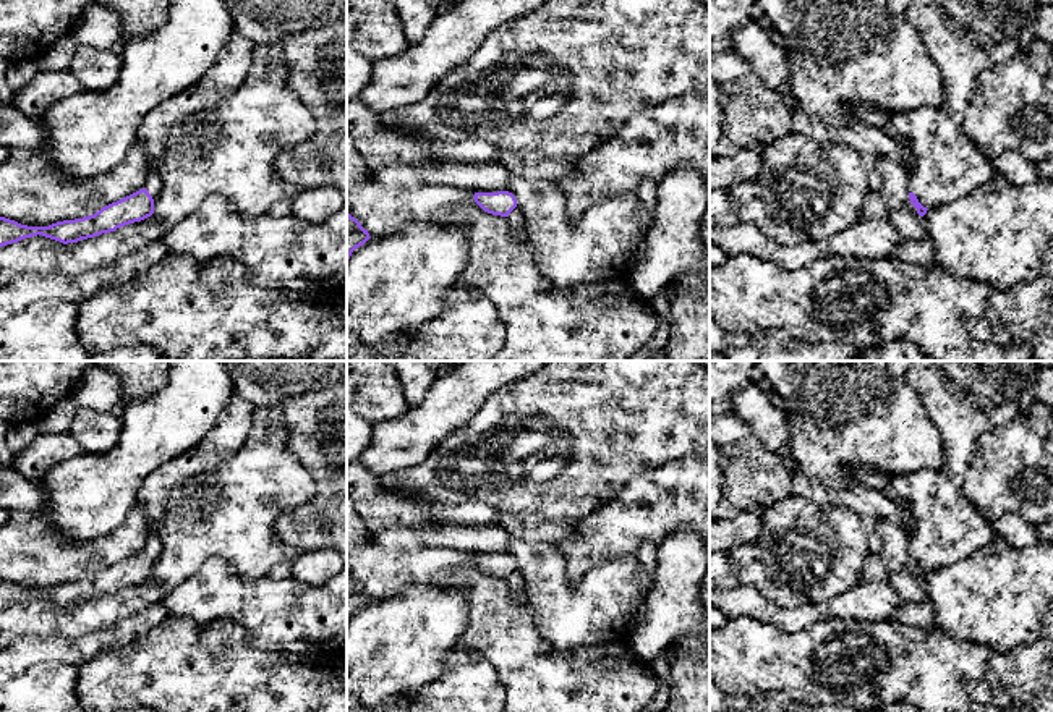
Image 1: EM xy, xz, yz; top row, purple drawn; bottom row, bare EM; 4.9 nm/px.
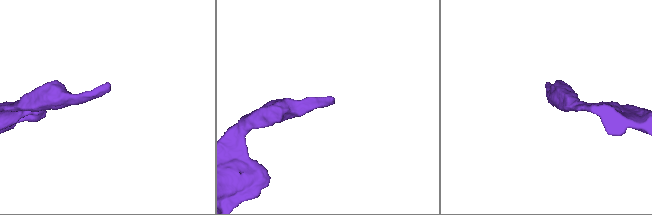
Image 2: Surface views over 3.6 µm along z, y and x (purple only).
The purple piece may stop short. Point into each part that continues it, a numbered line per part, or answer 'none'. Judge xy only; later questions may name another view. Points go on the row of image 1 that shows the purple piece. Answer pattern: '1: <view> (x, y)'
1: xy (219, 81)

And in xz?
1: xz (517, 224)

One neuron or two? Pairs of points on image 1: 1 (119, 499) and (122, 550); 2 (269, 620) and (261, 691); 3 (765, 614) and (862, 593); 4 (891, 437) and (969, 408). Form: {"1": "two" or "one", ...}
{"1": "two", "2": "two", "3": "one", "4": "two"}

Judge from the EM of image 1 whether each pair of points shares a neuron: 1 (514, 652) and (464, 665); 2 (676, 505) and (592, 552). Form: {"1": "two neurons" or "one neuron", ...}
{"1": "two neurons", "2": "one neuron"}

